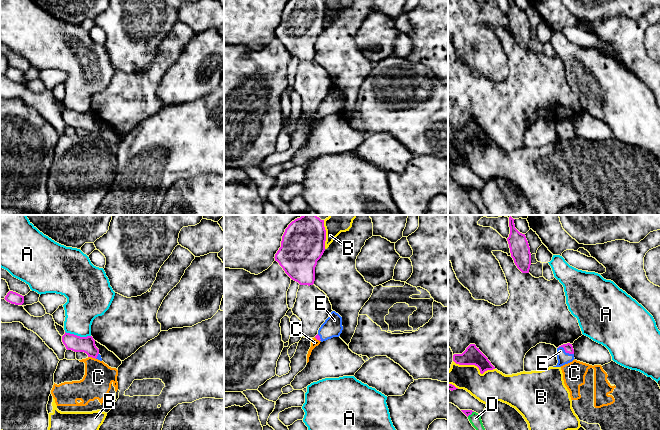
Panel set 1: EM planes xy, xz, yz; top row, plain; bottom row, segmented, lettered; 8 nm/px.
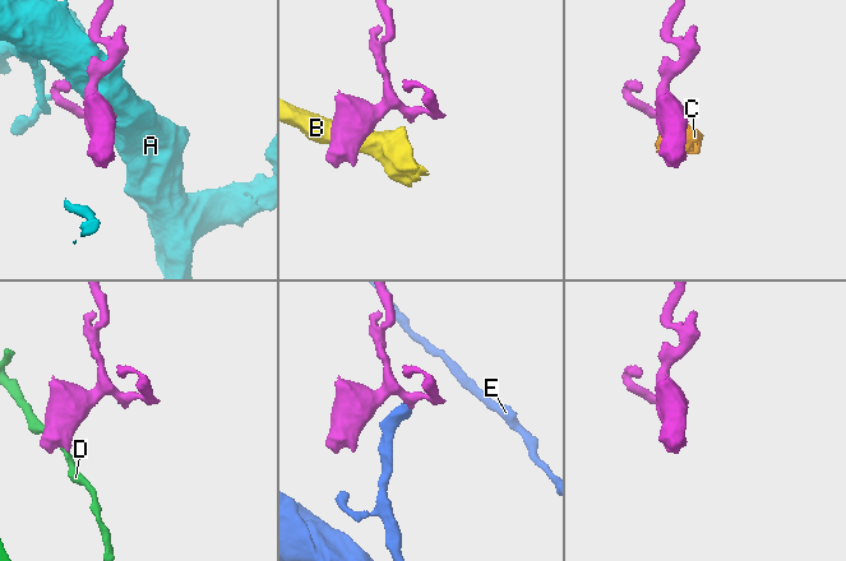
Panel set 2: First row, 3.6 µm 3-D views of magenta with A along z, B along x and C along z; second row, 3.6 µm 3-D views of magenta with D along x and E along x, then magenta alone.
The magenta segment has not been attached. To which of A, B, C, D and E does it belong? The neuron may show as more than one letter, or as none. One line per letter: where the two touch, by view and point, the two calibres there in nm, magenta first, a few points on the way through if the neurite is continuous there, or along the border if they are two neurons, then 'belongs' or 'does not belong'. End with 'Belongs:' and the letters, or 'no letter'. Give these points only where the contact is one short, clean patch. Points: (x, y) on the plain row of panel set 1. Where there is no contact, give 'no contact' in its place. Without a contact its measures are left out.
A: meets magenta in xy at (78, 112); 130 nm thick on the magenta side, 280 nm on the other; does not belong
B: meets magenta in yz at (475, 141); 150 nm thick on the magenta side, 240 nm on the other; does not belong
C: meets magenta in xy at (92, 133); 130 nm thick on the magenta side, 240 nm on the other; border along xy (88, 132), (95, 135); does not belong
D: meets magenta in yz at (470, 190); 50 nm thick on the magenta side, 100 nm on the other; border along yz (473, 187), (467, 192); does not belong
E: meets magenta in yz at (565, 127); 70 nm thick on the magenta side, 100 nm on the other; runs through yz (568, 123), (565, 127), (563, 134); belongs
Belongs: E

